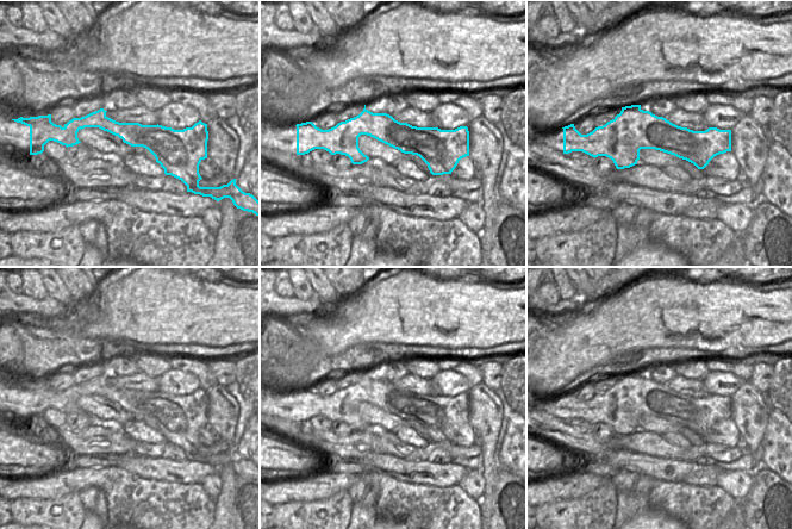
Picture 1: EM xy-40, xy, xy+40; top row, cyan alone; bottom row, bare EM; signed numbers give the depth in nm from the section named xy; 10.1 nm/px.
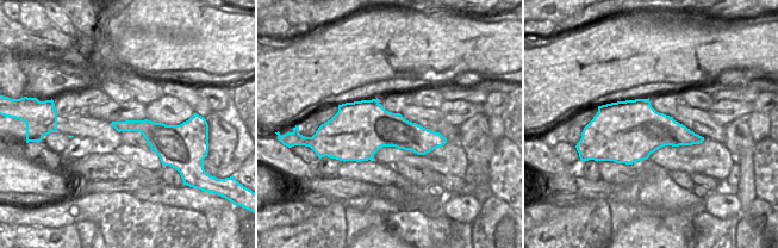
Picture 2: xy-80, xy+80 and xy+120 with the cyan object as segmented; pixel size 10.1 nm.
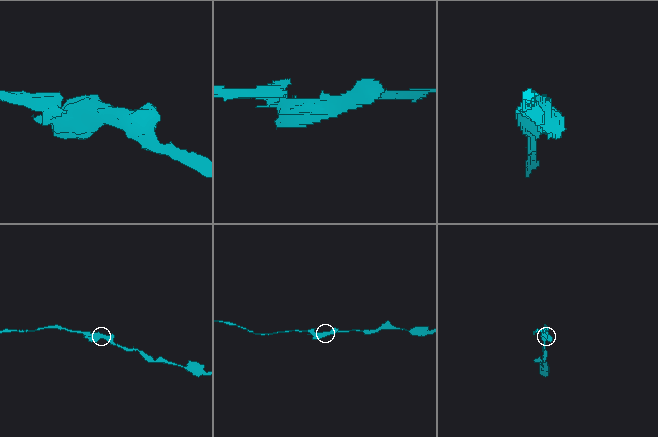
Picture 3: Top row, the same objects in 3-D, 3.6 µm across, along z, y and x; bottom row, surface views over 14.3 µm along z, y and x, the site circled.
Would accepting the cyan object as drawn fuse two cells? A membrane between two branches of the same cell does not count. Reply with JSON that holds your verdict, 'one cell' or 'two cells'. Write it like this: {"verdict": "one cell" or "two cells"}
{"verdict": "two cells"}

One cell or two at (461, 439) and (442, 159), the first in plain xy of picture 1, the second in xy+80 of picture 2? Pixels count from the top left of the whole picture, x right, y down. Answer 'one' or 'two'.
one

